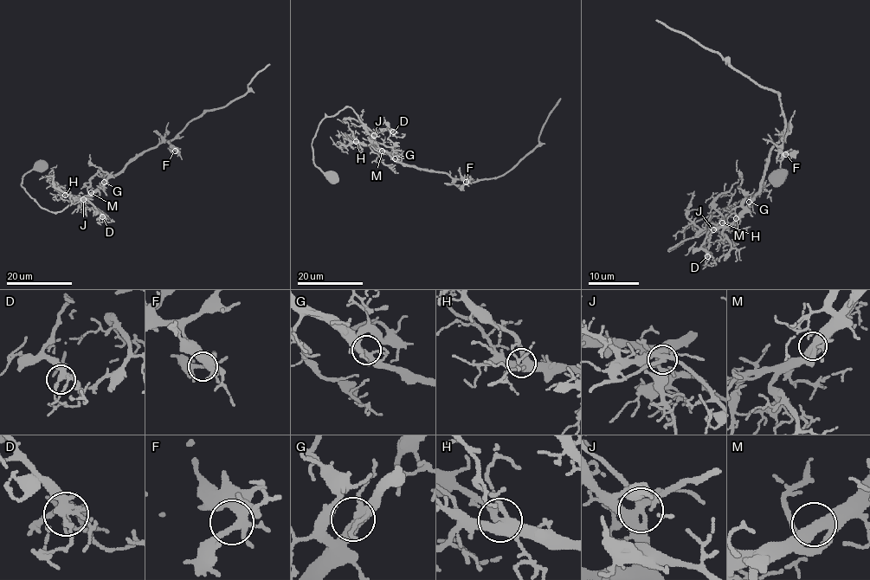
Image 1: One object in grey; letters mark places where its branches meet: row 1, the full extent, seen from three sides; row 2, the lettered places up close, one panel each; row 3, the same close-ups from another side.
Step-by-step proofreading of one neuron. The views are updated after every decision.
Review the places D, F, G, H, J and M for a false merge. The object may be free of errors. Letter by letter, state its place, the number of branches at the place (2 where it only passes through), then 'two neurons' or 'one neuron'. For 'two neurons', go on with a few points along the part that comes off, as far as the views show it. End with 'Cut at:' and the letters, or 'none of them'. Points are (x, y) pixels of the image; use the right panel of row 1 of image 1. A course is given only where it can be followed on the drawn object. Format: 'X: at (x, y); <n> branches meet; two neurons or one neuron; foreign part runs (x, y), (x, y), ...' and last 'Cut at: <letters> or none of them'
D: at (707, 256); 5 branches meet; one neuron
F: at (785, 154); 5 branches meet; one neuron
G: at (749, 202); 5 branches meet; one neuron
H: at (722, 222); 5 branches meet; one neuron
J: at (713, 229); 6 branches meet; one neuron
M: at (736, 218); 4 branches meet; one neuron
Cut at: none of them

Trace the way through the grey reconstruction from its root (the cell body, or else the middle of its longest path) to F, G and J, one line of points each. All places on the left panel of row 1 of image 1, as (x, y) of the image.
F: (41, 166), (28, 170), (21, 184), (42, 208), (61, 212), (145, 151), (164, 141), (175, 151)
G: (41, 166), (28, 170), (21, 184), (50, 212), (61, 212), (74, 200), (85, 198), (104, 182)
J: (41, 166), (28, 170), (22, 177), (21, 184), (42, 208), (50, 212), (61, 212), (83, 199)

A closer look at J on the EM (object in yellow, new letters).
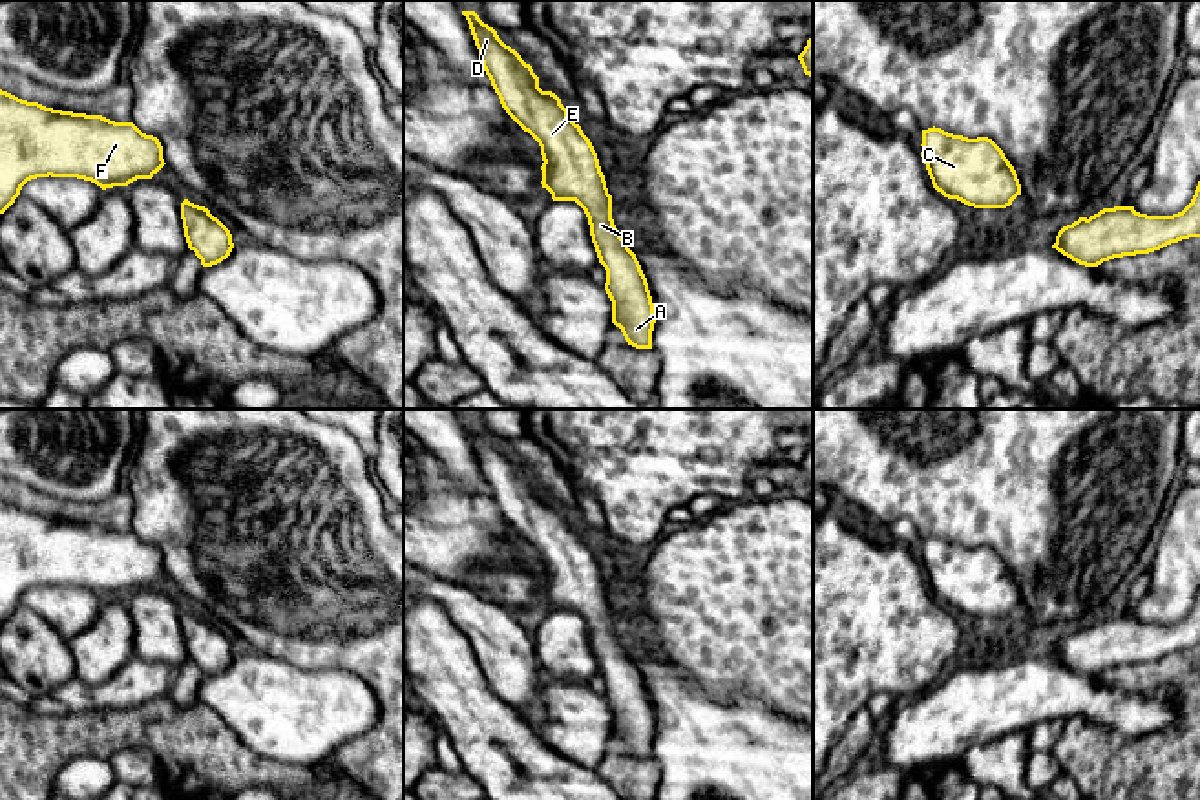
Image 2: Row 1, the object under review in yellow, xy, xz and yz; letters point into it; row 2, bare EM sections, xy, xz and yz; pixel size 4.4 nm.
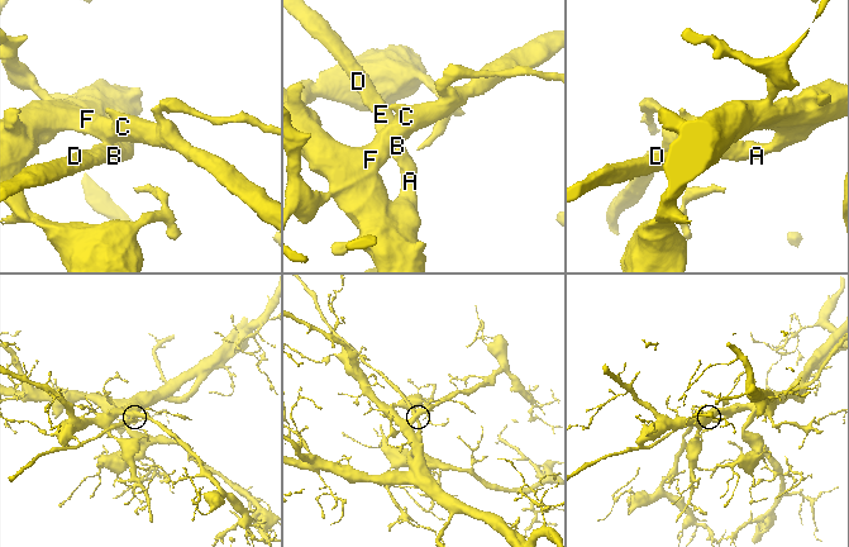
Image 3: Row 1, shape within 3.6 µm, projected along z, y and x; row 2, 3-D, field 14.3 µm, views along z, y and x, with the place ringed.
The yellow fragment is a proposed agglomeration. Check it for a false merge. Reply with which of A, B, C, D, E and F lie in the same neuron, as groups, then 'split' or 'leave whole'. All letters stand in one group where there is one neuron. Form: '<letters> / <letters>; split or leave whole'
A B C D E F; leave whole

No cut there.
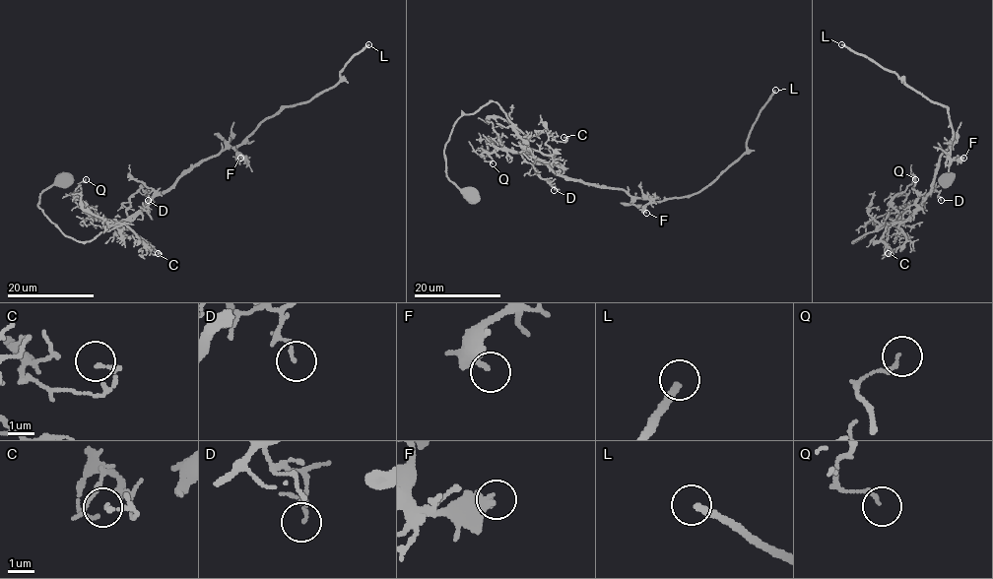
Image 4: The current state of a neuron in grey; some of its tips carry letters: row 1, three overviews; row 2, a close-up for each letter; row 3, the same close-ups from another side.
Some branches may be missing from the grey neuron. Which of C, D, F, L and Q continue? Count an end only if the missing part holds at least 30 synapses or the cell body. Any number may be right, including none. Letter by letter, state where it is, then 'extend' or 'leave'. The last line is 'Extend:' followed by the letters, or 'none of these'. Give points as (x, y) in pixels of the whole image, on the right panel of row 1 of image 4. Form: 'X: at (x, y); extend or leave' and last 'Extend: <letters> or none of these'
C: at (888, 253); leave
D: at (941, 200); leave
F: at (963, 158); leave
L: at (841, 44); extend
Q: at (915, 179); leave
Extend: L

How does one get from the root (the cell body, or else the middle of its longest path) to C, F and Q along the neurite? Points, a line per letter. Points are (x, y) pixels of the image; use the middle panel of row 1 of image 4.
C: (470, 193), (448, 179), (444, 155), (463, 115), (496, 101), (527, 138), (546, 129), (557, 141), (563, 137)
F: (470, 193), (448, 179), (444, 149), (463, 115), (496, 101), (527, 149), (556, 172), (647, 199), (646, 213)
Q: (470, 193), (448, 179), (444, 149), (454, 123), (489, 101), (527, 147), (509, 152), (488, 141), (493, 163)

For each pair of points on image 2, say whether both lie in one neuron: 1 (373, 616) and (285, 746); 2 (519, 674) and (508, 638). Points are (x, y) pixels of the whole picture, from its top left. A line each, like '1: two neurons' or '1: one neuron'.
1: two neurons
2: one neuron

